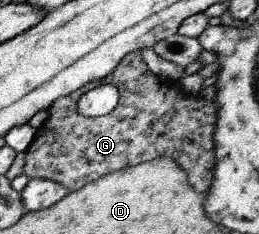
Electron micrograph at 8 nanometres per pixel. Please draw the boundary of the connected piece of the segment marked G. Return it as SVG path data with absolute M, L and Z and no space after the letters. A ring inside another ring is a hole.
M141 49L129 52L115 66L111 74L101 80L91 82L67 96L57 98L47 110L47 118L39 128L25 154L23 175L27 179L43 179L61 184L68 192L82 188L97 178L106 176L125 166L135 166L159 156L173 156L175 162L185 170L186 180L195 192L207 193L213 173L213 142L211 134L215 128L215 102L205 102L200 96L187 96L178 81L168 80L152 74L141 58ZM99 85L112 85L117 88L117 105L103 117L83 117L78 115L76 103L90 89Z

